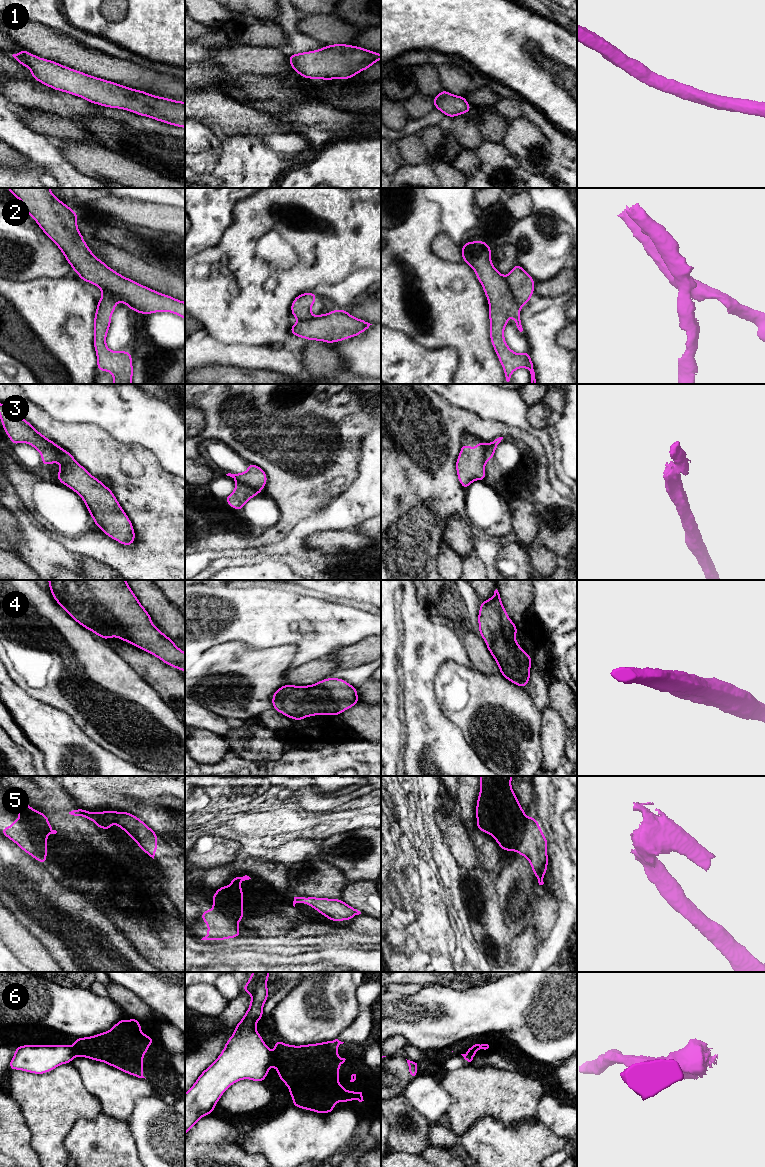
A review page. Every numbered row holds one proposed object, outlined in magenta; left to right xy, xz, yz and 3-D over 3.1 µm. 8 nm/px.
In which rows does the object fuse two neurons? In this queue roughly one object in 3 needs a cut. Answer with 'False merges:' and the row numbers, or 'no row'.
False merges: 2, 3, 5, 6

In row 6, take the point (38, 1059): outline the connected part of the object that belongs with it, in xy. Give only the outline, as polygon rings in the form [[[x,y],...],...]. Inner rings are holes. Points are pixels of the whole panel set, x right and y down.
[[[22,1045],[15,1047],[15,1055],[10,1060],[9,1068],[10,1071],[18,1069],[33,1074],[45,1074],[61,1064],[71,1063],[75,1056],[73,1048],[69,1045]]]

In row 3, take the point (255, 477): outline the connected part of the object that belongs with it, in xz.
[[[248,464],[248,469],[245,473],[226,474],[232,477],[237,483],[257,489],[261,492],[267,484],[266,472],[256,464]]]

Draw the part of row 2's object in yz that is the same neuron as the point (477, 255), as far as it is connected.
[[[481,241],[466,242],[461,249],[463,262],[467,263],[476,273],[489,303],[490,340],[498,359],[504,369],[506,381],[518,368],[528,368],[531,384],[536,384],[535,372],[530,353],[515,353],[504,338],[504,329],[508,318],[512,316],[520,332],[523,331],[520,310],[521,306],[513,299],[505,276],[492,264],[491,247]]]

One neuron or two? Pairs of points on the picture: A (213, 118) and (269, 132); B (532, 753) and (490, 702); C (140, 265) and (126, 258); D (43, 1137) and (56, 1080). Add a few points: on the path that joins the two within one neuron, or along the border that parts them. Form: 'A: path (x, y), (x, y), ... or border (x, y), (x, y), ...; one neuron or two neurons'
A: path (227, 118), (255, 122); one neuron
B: path (519, 740), (494, 715); one neuron
C: path (137, 265), (133, 265), (129, 261); one neuron
D: path (49, 1123), (50, 1105), (56, 1099), (56, 1094); one neuron

